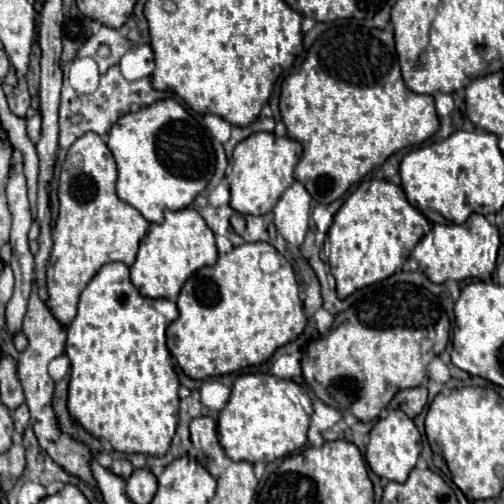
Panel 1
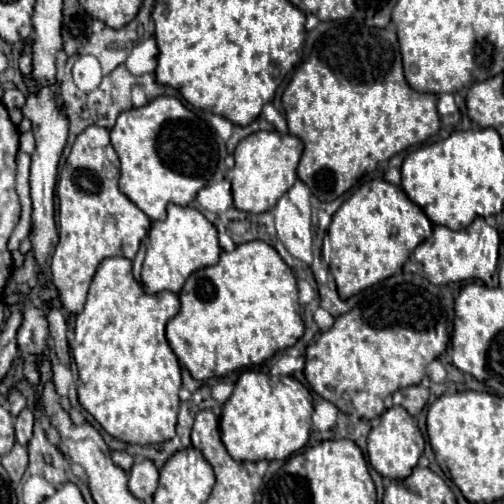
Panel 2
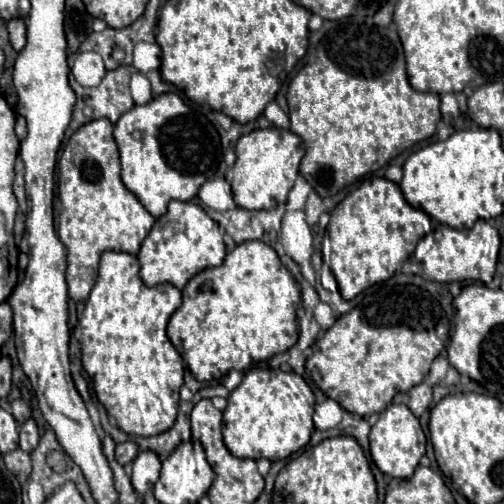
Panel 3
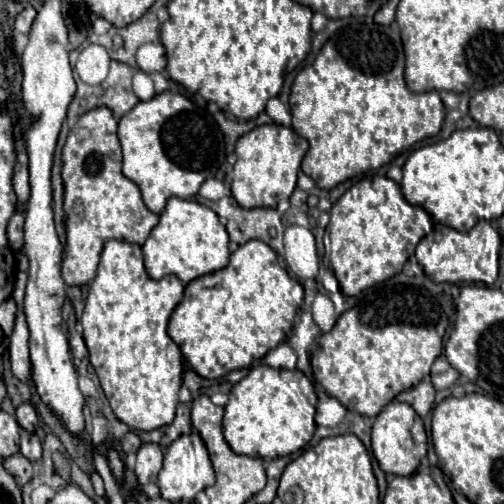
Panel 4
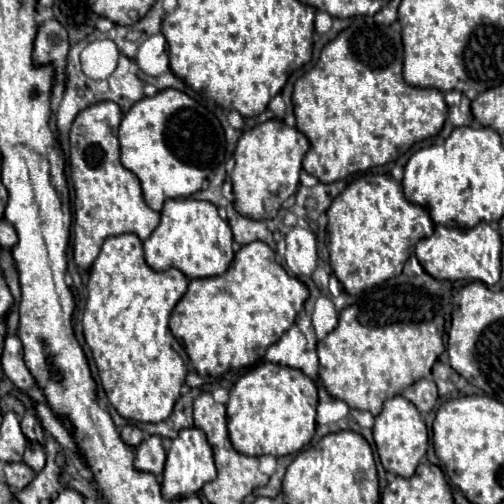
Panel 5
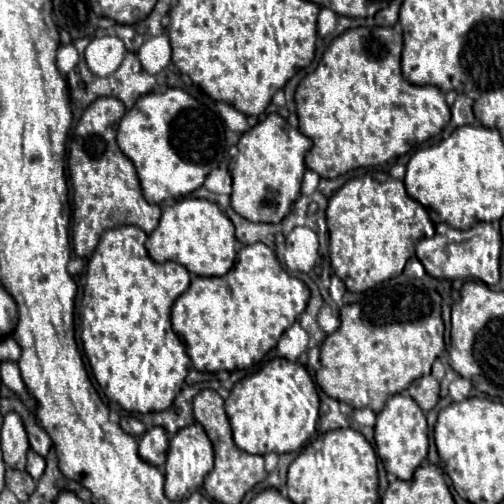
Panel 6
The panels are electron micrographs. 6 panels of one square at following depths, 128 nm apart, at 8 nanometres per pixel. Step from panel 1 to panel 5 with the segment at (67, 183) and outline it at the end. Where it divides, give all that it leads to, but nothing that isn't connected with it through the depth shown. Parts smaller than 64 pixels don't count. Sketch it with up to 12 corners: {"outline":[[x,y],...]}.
{"outline":[[92,104],[70,130],[74,262],[104,238],[146,240],[160,224],[122,166],[118,104]]}

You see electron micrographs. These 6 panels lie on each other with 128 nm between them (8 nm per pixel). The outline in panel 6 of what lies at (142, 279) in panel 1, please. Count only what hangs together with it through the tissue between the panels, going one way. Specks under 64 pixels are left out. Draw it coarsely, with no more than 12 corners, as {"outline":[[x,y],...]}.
{"outline":[[182,198],[146,240],[152,260],[196,276],[234,266],[232,220]]}

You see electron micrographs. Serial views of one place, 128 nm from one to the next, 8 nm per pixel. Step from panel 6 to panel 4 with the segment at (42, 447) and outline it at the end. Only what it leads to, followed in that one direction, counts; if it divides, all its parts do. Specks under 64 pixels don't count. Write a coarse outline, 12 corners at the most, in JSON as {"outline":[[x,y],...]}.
{"outline":[[20,404],[16,418],[26,432],[38,426],[36,410]]}

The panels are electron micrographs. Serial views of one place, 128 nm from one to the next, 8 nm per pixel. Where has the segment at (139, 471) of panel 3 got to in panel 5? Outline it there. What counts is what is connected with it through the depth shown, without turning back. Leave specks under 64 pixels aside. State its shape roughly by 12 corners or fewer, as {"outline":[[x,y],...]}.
{"outline":[[146,436],[134,466],[160,480],[166,450],[160,436]]}

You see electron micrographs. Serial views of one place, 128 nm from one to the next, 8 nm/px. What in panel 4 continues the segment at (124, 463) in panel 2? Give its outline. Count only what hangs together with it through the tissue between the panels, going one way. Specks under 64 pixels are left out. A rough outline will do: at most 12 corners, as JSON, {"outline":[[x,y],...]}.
{"outline":[[134,432],[122,438],[124,452],[136,452],[140,448],[140,438]]}

